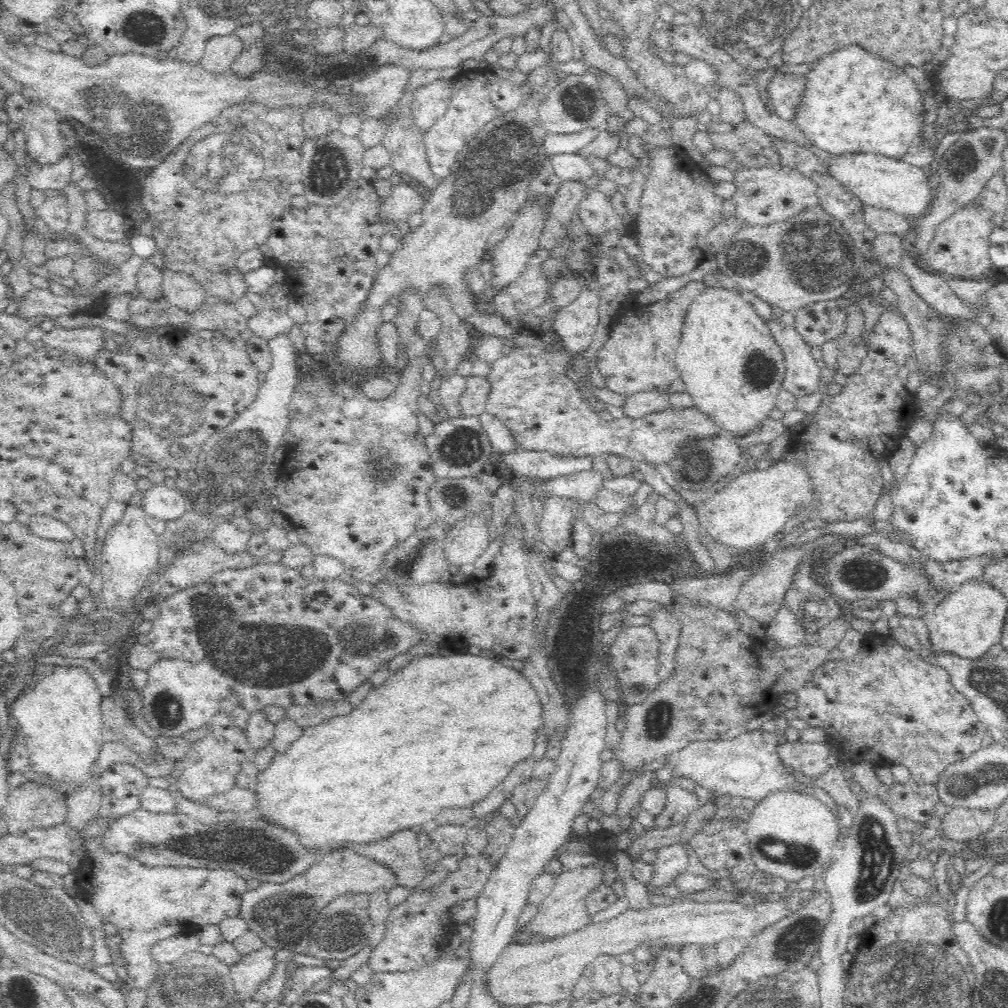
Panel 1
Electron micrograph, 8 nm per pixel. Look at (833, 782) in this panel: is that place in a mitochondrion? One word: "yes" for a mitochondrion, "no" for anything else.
no

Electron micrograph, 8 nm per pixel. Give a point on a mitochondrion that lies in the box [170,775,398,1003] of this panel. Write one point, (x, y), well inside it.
(289, 916)

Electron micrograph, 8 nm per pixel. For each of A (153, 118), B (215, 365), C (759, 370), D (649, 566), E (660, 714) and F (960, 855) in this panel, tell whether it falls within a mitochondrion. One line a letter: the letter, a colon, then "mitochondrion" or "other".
A: mitochondrion
B: other
C: mitochondrion
D: other
E: mitochondrion
F: other

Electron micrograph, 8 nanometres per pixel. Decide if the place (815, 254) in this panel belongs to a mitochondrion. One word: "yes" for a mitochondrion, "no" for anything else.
yes

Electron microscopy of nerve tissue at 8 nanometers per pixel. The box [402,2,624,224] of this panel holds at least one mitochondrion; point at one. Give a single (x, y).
(486, 169)

